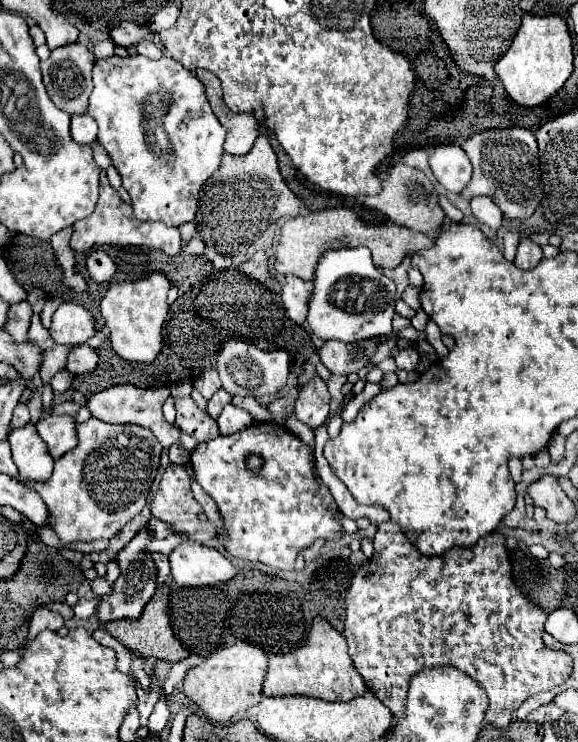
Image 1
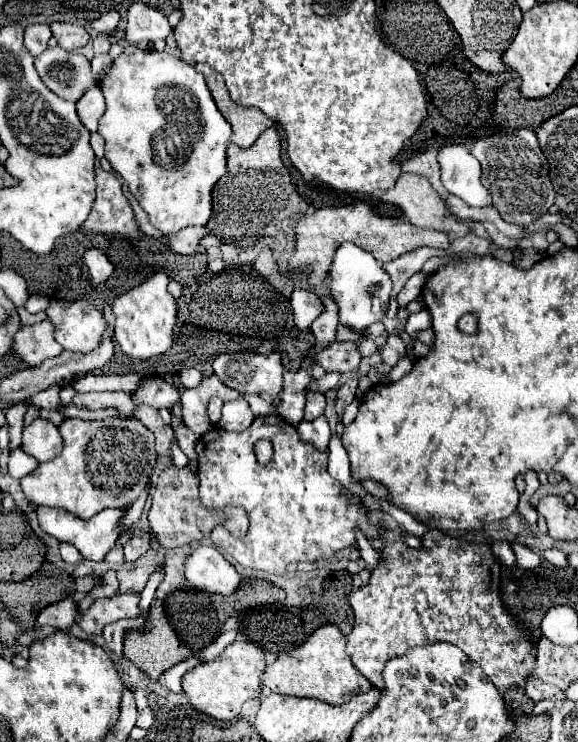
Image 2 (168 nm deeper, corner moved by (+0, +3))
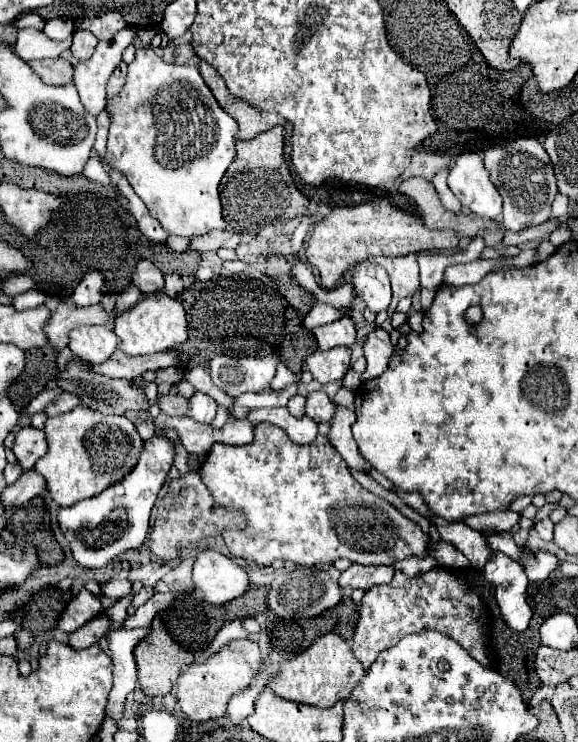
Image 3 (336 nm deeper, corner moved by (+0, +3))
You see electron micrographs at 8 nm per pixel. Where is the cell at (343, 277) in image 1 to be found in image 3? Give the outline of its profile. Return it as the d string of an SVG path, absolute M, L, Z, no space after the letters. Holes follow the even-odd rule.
M366 260L354 268L354 292L372 312L382 312L390 304L390 278L382 266Z

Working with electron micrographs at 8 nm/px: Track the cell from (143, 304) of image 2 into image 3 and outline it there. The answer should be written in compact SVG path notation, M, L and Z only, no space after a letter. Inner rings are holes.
M153 293L134 306L134 310L122 314L122 318L114 320L114 334L120 338L118 350L128 356L144 356L166 352L182 342L186 342L186 313L177 299L166 293Z

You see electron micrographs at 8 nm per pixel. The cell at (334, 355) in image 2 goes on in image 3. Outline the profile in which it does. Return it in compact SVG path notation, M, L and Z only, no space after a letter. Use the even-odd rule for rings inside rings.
M336 346L326 352L318 350L306 358L306 368L320 384L344 380L346 372L350 370L350 348Z

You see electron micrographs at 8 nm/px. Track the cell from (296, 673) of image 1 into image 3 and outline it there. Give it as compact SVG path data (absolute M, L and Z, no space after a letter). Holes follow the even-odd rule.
M334 632L320 636L302 654L282 658L288 660L280 664L280 672L270 680L268 688L286 700L310 704L316 708L332 708L338 701L348 699L364 672L364 666L352 654L352 648Z

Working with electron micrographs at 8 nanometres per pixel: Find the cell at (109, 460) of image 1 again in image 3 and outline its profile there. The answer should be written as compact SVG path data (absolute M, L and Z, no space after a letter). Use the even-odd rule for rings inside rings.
M76 406L70 412L48 418L44 434L48 452L36 462L34 470L46 476L48 490L60 506L100 494L106 486L124 478L138 460L138 452L142 452L142 438L126 416L106 416L86 406Z

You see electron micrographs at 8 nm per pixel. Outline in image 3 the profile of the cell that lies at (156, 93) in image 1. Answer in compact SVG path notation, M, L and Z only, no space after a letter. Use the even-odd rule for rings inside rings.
M138 48L134 62L128 64L124 88L108 100L106 108L110 110L112 124L104 160L128 178L134 192L144 200L150 214L160 220L164 230L176 236L202 236L210 230L224 230L226 220L222 216L218 186L236 158L238 122L218 106L198 68L168 64L152 48Z

